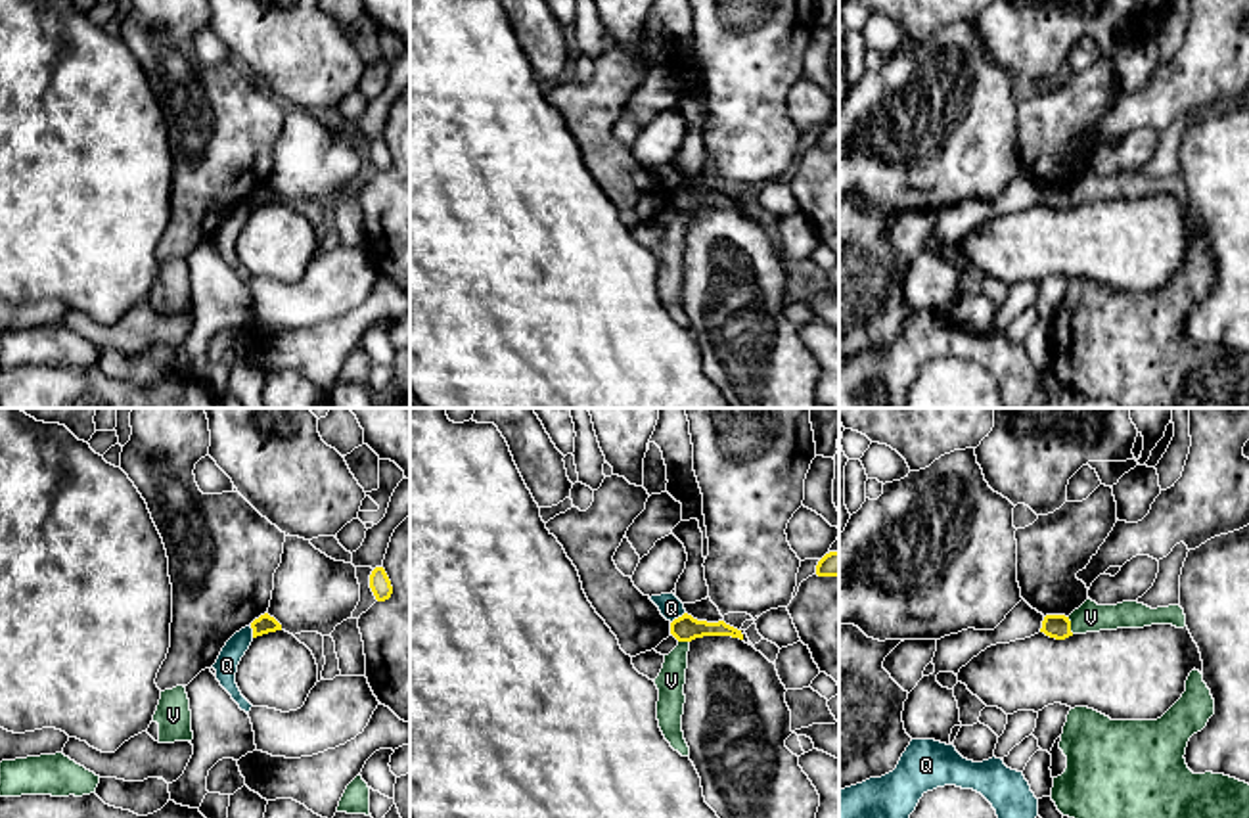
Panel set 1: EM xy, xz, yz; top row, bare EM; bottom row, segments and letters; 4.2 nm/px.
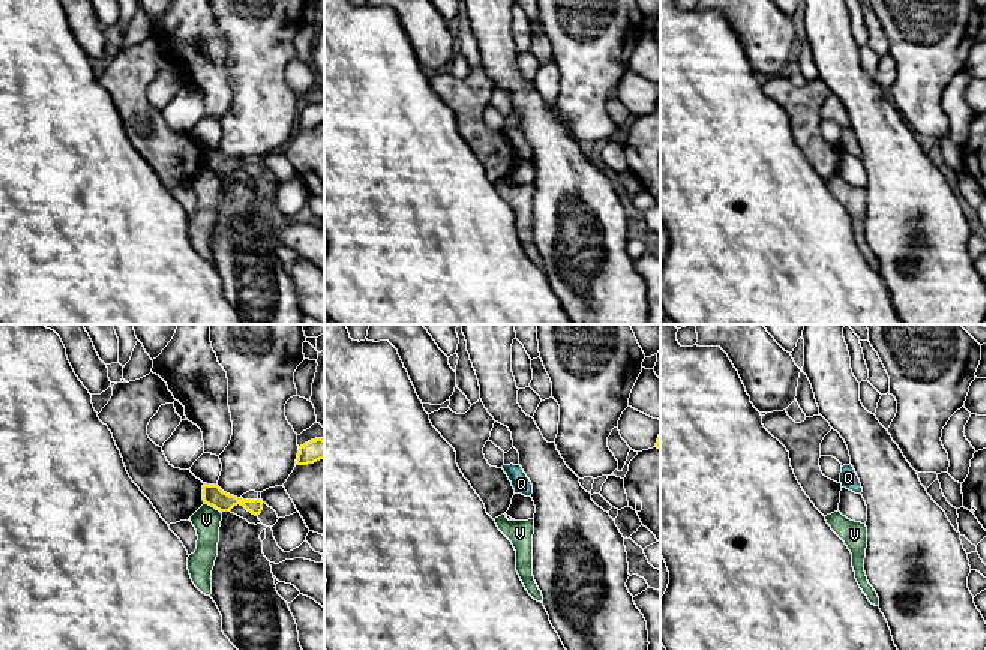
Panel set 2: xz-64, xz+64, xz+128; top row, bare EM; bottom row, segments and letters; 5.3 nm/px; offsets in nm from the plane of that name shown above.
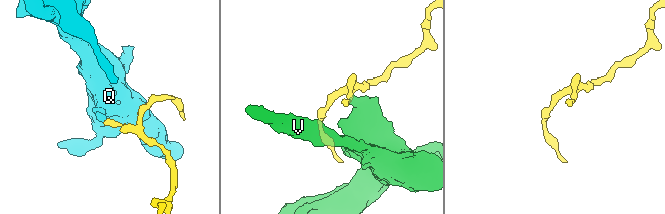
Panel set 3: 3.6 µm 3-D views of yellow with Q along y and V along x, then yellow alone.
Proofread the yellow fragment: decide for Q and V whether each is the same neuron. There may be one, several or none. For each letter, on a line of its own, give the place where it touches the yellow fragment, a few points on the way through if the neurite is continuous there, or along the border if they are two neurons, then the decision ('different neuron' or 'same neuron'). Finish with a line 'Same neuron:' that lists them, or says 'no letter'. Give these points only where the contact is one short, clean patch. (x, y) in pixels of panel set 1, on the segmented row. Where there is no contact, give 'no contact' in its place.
Q: contact xz (679, 617); border xz (684, 612), (671, 623); different neuron
V: contact yz (1069, 625); border yz (1067, 617), (1073, 633); different neuron
Same neuron: no letter

